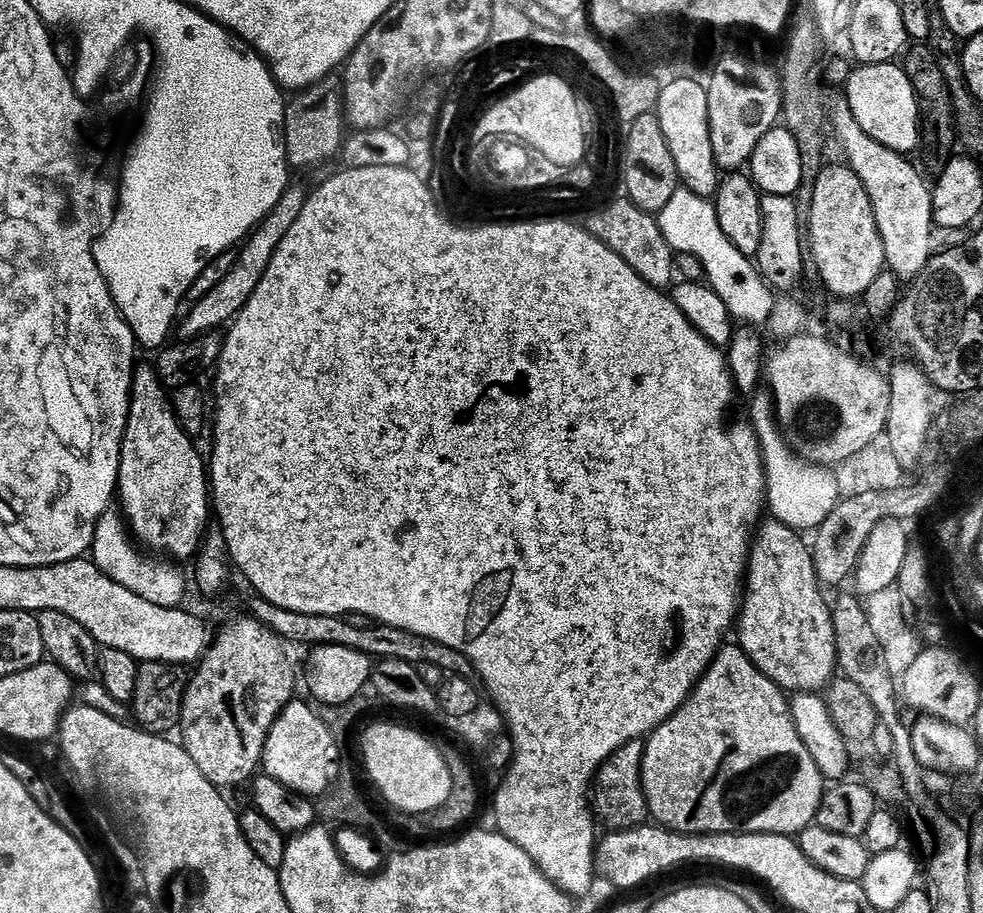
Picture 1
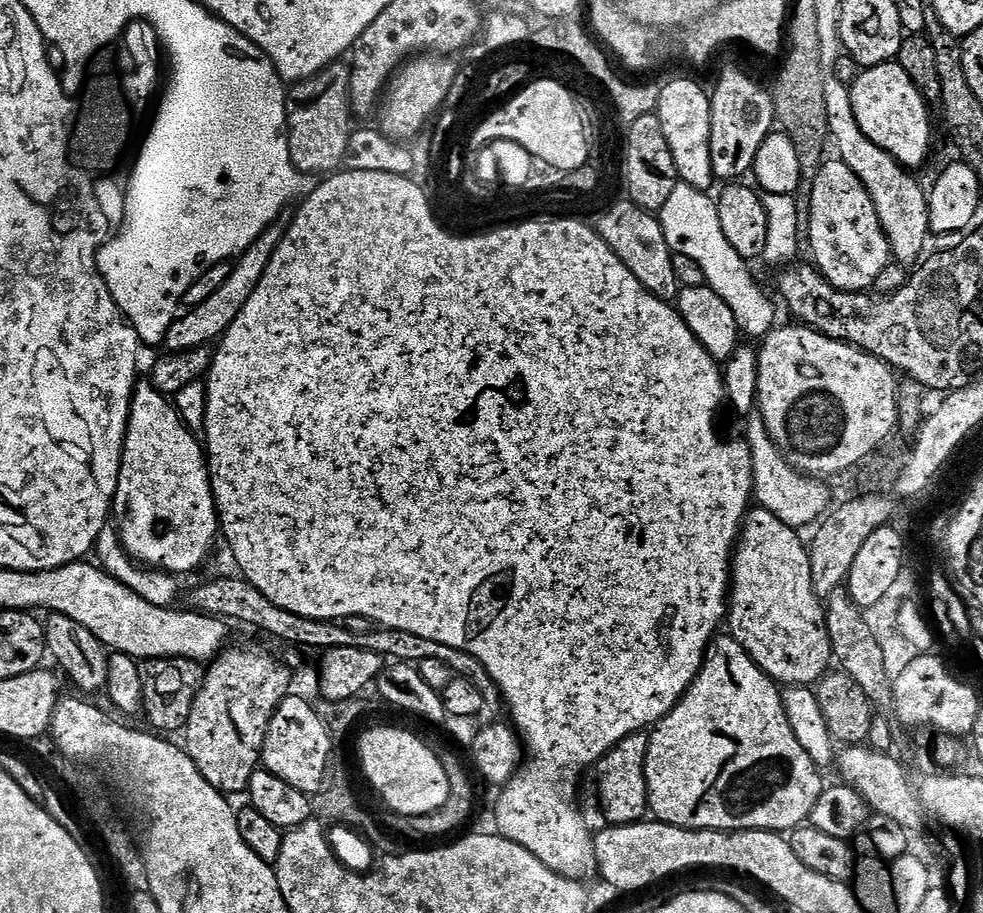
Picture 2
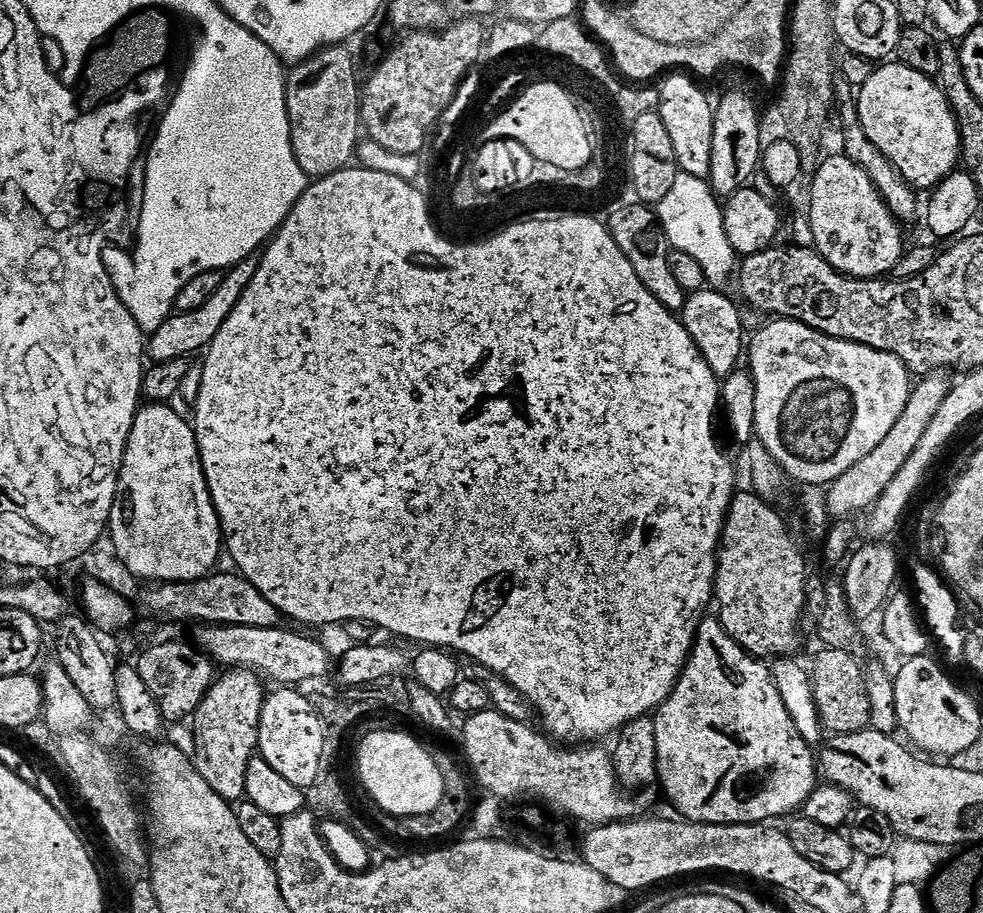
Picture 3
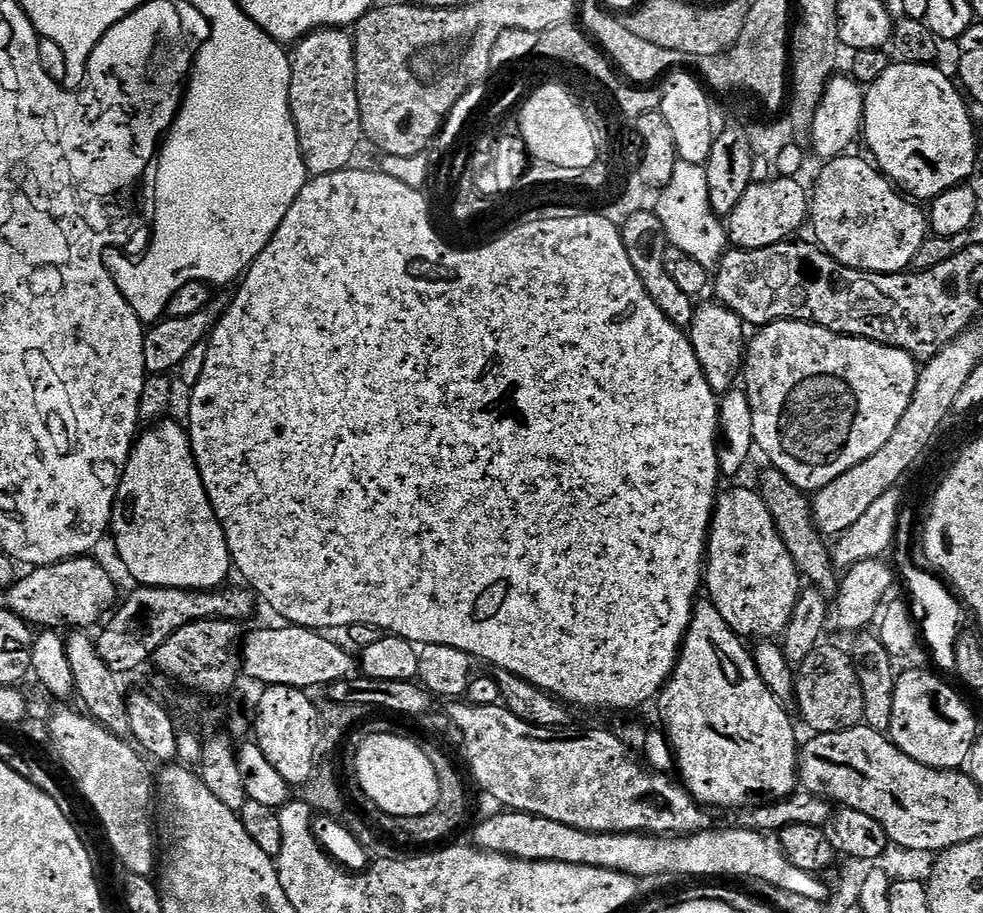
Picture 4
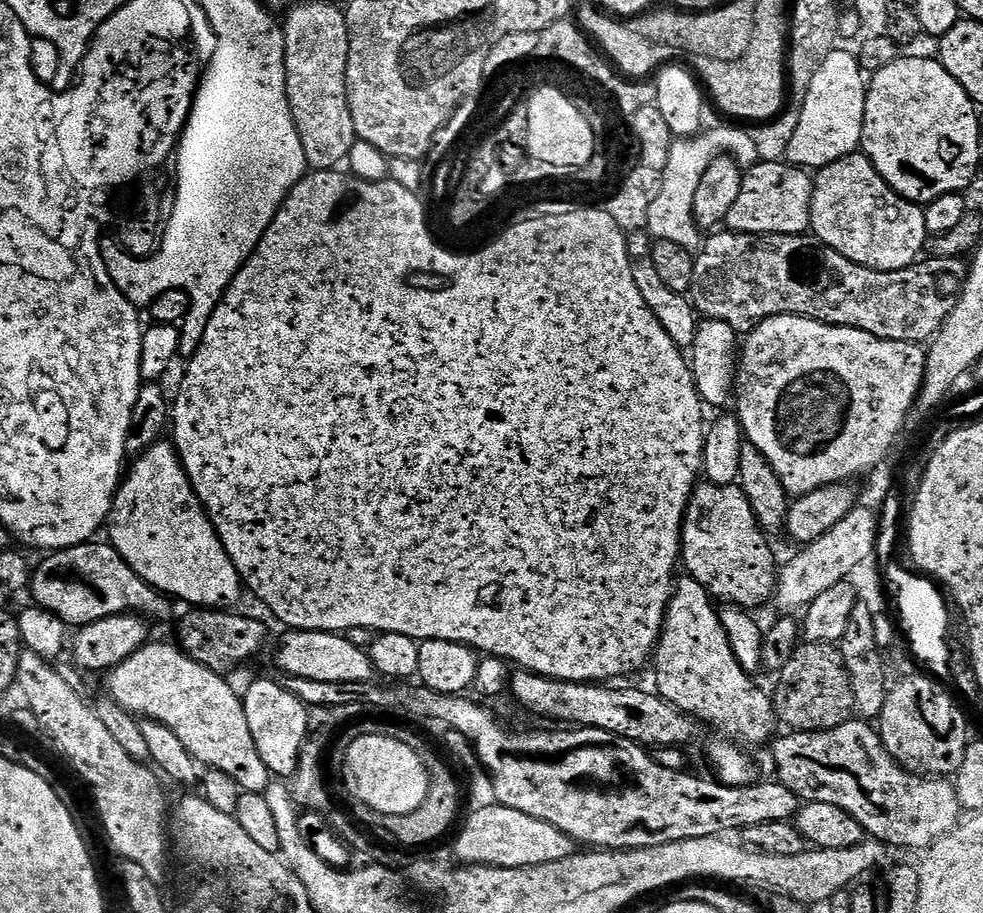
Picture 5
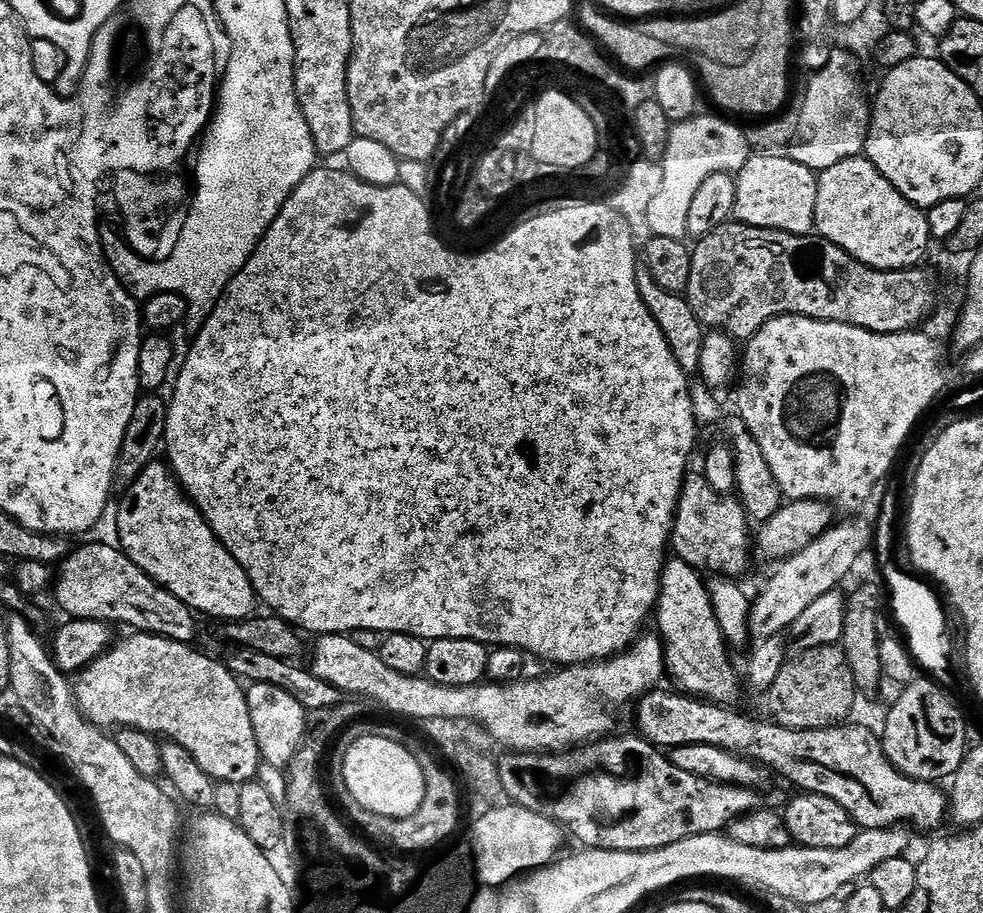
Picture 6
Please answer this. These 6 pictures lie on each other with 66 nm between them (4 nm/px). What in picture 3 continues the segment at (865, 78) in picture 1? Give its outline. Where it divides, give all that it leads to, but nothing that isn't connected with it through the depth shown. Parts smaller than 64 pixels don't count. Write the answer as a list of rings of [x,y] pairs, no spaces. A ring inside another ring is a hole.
[[[899,62],[881,63],[870,74],[870,78],[866,79],[865,84],[858,88],[855,106],[866,138],[893,164],[901,178],[912,188],[935,189],[937,184],[942,183],[948,175],[957,171],[961,163],[958,122],[947,102],[946,94],[933,77],[918,74],[918,70],[910,70],[910,66]]]

